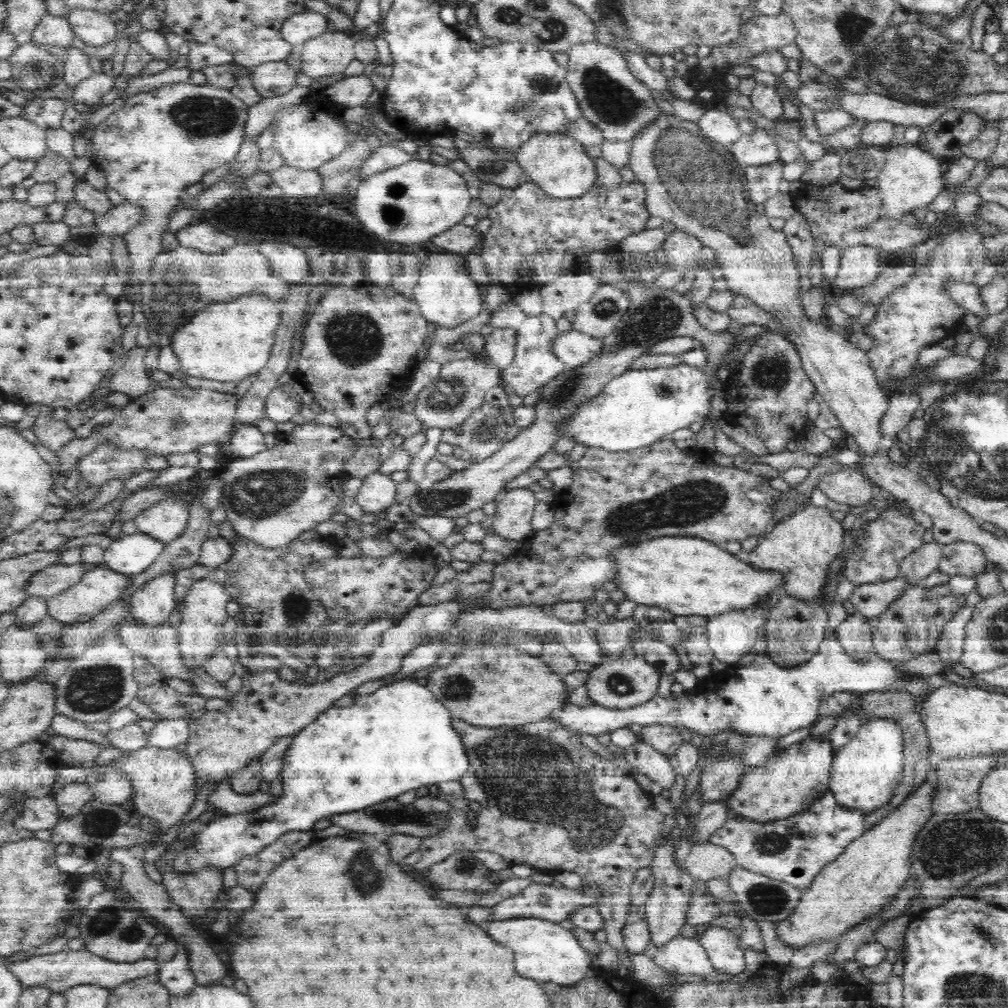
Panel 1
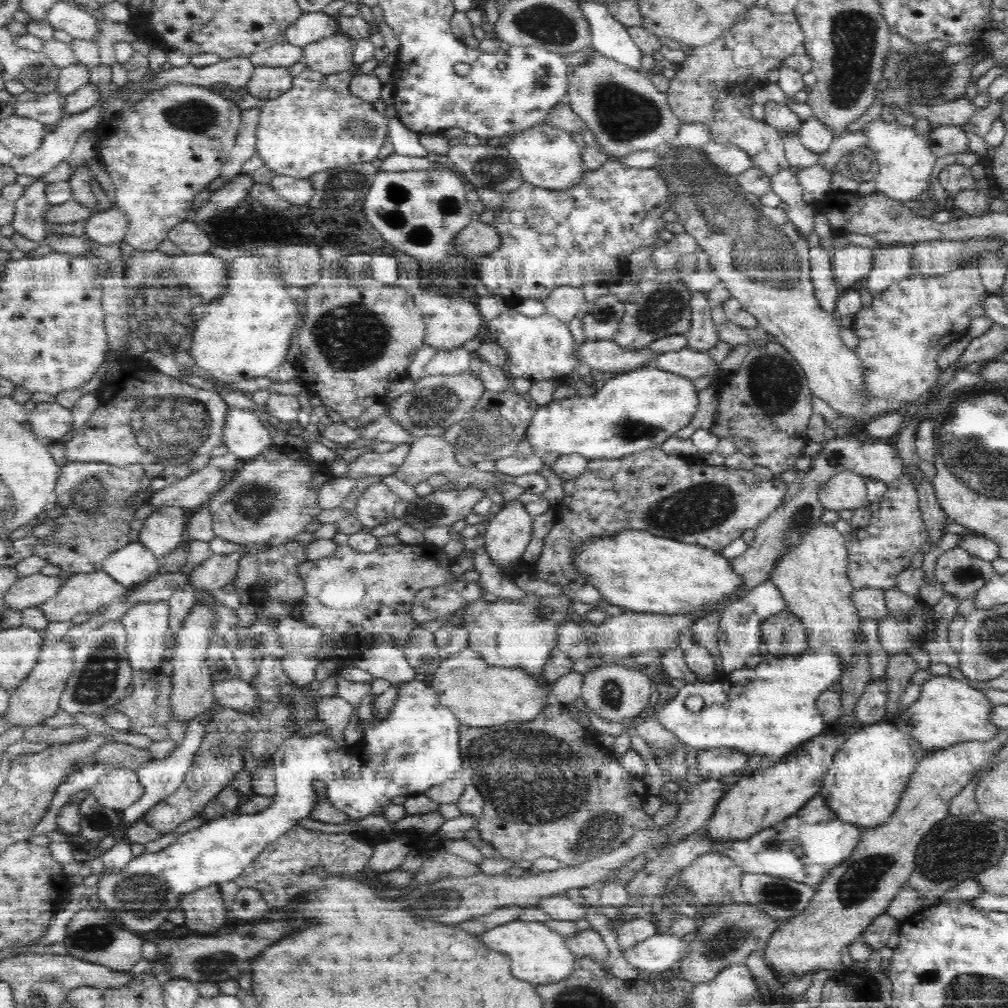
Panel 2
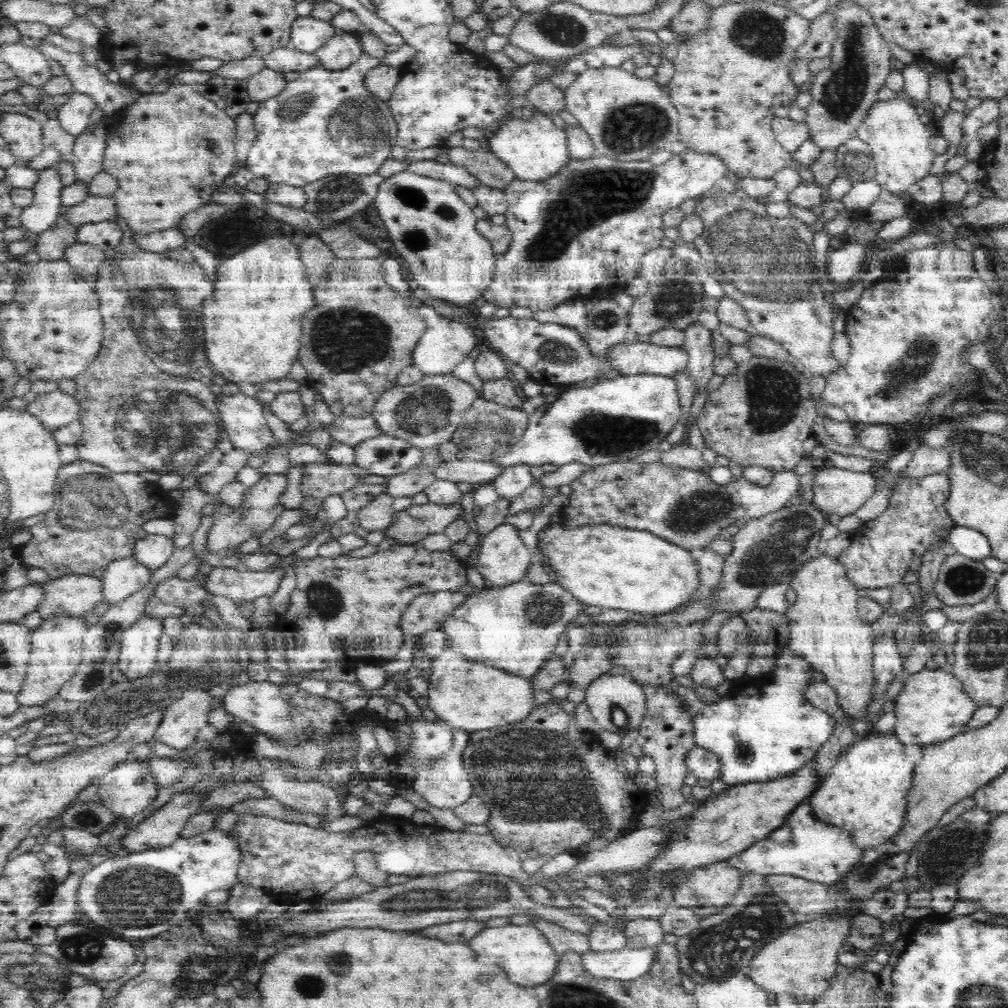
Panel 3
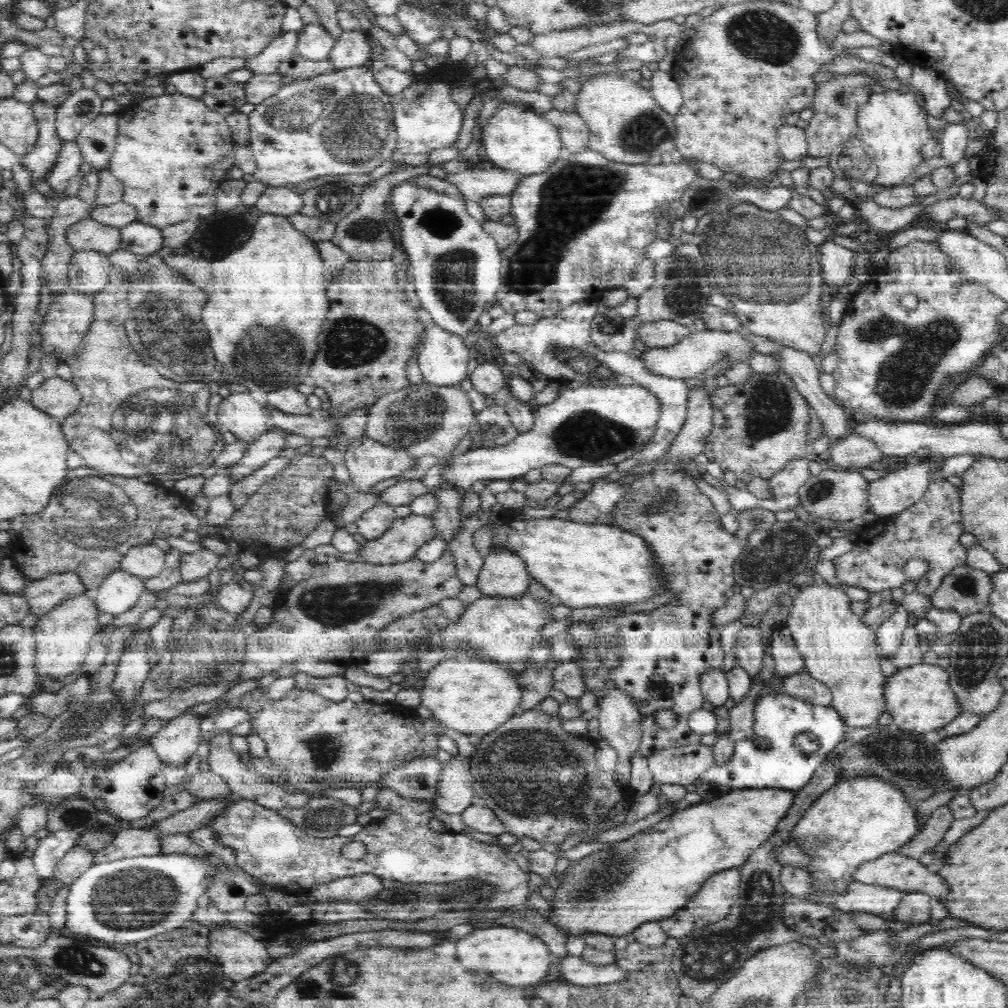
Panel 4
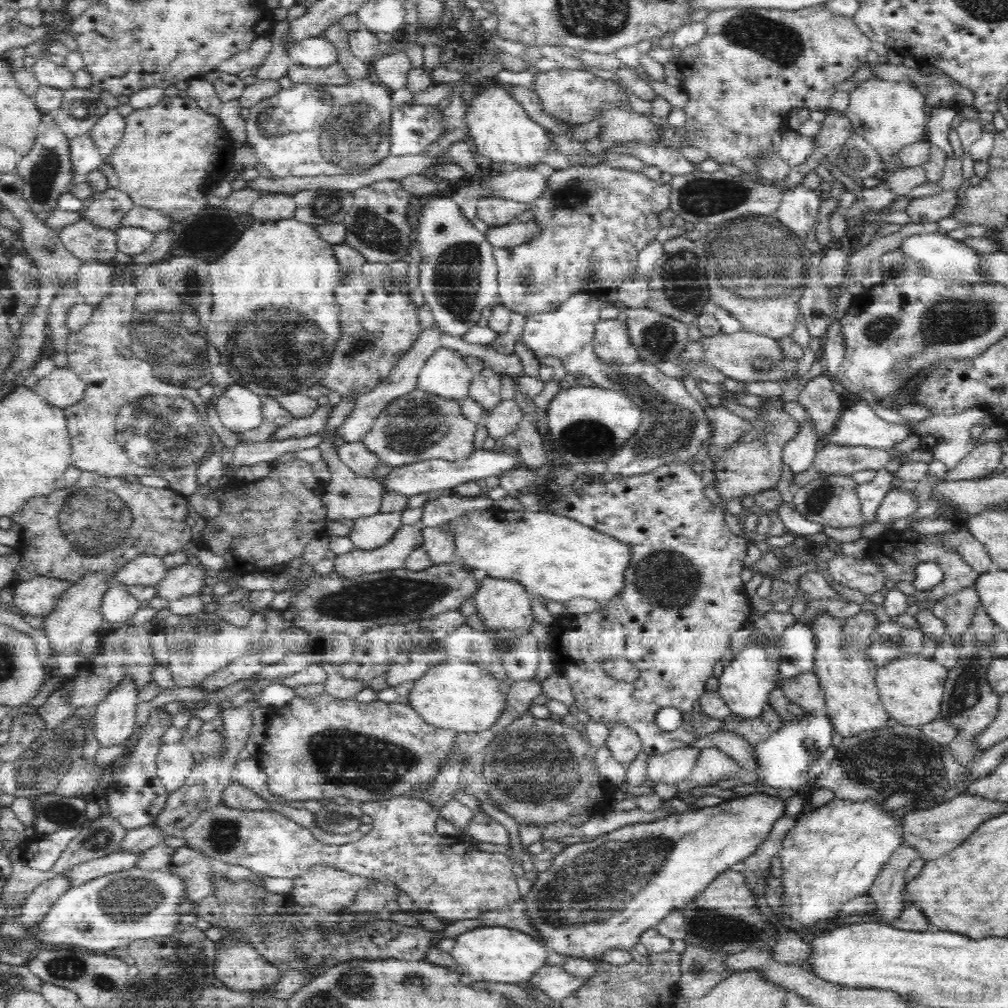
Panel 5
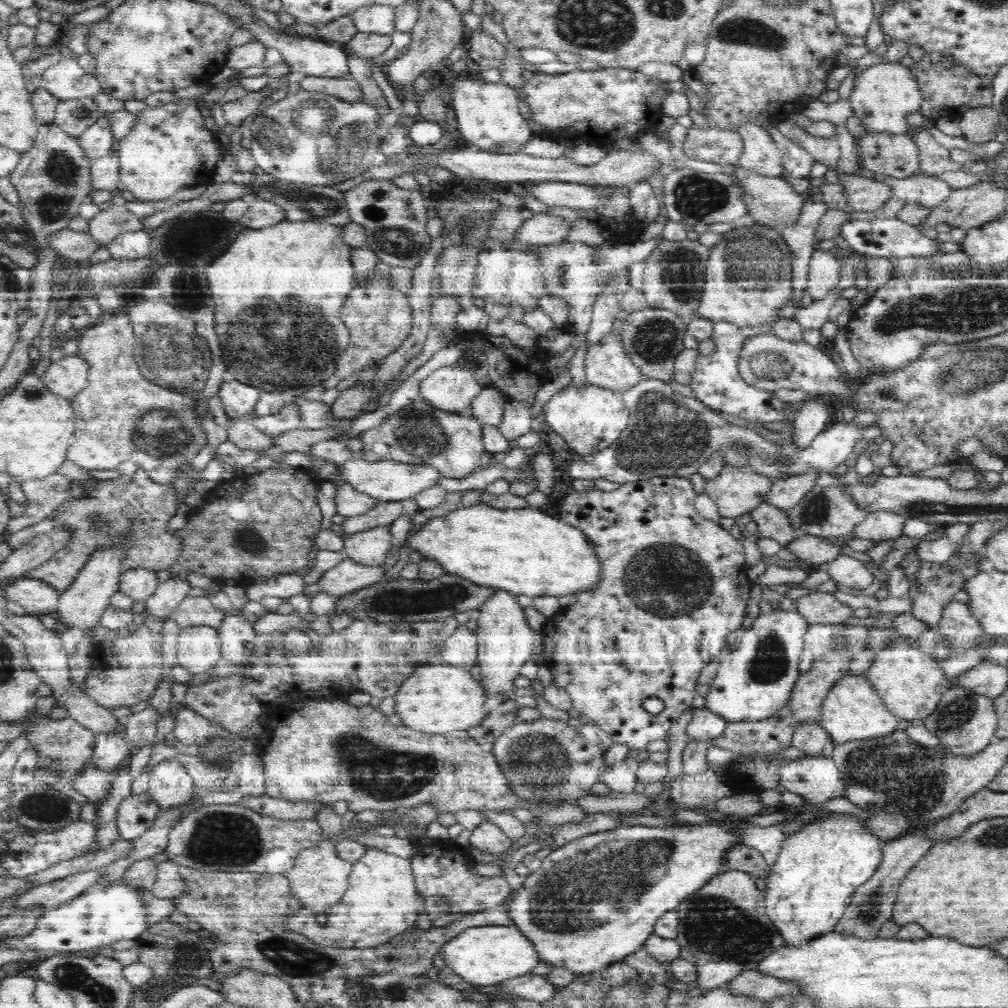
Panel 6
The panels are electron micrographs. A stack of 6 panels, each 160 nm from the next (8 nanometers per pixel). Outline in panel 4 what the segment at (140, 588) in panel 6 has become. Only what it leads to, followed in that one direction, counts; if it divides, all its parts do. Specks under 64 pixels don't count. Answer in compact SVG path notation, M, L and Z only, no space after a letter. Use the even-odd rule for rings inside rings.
M154 544L132 547L121 562L120 569L141 579L147 579L164 570L165 552Z

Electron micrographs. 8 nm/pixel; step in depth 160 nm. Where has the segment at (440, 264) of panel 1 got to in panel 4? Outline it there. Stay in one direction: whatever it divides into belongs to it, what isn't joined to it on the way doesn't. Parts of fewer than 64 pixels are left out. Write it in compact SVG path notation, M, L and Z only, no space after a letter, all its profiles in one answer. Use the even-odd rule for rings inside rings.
M421 307L416 311L416 314L420 316L420 322L425 327L423 347L420 348L420 354L417 355L418 365L420 365L424 383L440 387L459 387L460 383L468 378L467 372L470 362L470 352L467 344L460 336L438 328L429 312L424 310L424 308Z

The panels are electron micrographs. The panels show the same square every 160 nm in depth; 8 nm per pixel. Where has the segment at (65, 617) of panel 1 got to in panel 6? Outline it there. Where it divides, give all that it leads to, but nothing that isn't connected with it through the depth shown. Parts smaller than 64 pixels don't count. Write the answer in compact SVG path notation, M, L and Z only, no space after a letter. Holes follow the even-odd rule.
M26 576L6 585L4 596L11 608L24 607L28 616L53 614L59 600L54 587Z

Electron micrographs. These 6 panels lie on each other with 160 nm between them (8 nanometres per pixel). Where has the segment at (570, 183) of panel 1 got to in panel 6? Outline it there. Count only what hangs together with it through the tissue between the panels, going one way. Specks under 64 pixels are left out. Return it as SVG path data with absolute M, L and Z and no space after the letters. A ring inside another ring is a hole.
M474 75L454 82L451 104L458 116L457 128L474 148L496 153L513 153L522 150L532 138L532 128L520 113L520 94L511 86L493 82L480 82Z

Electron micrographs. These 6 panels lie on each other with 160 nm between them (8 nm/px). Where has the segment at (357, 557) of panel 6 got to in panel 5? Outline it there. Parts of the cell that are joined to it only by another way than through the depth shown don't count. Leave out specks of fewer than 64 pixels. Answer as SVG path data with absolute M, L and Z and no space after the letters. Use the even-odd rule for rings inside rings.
M385 512L355 519L349 539L354 548L372 550L384 546L402 526L401 513Z

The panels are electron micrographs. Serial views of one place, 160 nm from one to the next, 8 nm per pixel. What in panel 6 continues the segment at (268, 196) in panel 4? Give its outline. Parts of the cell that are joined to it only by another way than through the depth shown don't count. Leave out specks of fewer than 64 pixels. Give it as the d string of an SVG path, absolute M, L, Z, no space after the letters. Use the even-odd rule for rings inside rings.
M250 199L248 210L239 218L248 229L263 229L286 220L282 207L264 199Z

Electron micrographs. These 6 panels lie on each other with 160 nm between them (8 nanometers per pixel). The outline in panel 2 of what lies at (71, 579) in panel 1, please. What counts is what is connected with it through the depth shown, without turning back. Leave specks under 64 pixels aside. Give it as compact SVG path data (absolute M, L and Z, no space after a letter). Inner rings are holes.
M39 572L20 577L4 594L6 606L14 610L39 607L60 590L64 579L64 576L46 576Z

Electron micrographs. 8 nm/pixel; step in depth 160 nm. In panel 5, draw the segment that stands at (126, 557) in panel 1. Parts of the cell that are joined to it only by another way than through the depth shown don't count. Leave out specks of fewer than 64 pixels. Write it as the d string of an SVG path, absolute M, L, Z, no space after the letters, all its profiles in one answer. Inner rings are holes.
M112 582L110 590L103 596L101 612L112 625L128 623L140 606L141 602L128 593L128 588L128 585Z

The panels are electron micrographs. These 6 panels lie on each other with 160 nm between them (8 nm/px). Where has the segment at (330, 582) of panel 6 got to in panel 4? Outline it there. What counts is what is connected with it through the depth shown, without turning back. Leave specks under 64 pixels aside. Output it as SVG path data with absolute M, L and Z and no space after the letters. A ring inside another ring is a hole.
M410 515L397 518L382 536L361 546L359 560L374 564L403 563L429 540L436 538L438 529L430 516Z

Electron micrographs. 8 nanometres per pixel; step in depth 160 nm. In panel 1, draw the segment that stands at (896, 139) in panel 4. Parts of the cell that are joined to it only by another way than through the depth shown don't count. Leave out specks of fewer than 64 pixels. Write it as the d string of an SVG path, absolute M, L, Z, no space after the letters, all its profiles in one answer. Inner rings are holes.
M898 142L898 143L900 143L900 146L896 146L896 148L892 148L891 146L888 146L888 148L884 148L884 154L885 154L884 168L882 168L882 172L875 179L875 186L878 189L880 189L880 191L882 191L881 197L883 200L883 206L882 206L883 216L886 216L887 218L890 219L898 219L904 217L906 213L921 214L927 212L928 204L930 204L936 198L936 196L938 196L938 194L940 194L940 192L942 192L942 190L947 187L946 182L943 178L945 162L941 161L938 157L934 156L934 154L932 155L930 153L926 154L926 150L920 150L920 146L918 145L902 146L902 143L906 142Z

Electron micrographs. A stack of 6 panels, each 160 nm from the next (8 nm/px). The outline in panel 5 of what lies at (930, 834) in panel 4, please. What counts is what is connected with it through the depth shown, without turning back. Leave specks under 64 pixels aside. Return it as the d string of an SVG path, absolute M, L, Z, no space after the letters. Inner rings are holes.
M901 845L897 852L892 854L883 871L874 880L873 886L867 891L877 903L876 913L886 925L900 916L904 904L905 871L915 859L919 858L916 848Z

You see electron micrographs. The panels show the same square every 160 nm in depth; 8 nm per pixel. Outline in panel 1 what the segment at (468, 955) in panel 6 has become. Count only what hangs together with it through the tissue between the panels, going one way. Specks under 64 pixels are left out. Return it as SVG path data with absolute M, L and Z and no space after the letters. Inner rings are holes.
M526 917L492 921L488 934L496 942L506 944L514 950L516 954L515 971L524 979L568 986L584 978L586 971L592 968L589 953L580 946L580 942L572 931L564 929L559 923Z

